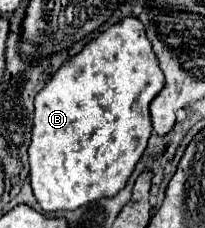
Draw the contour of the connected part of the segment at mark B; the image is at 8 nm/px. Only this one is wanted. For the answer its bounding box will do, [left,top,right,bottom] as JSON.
[28,16,164,212]

